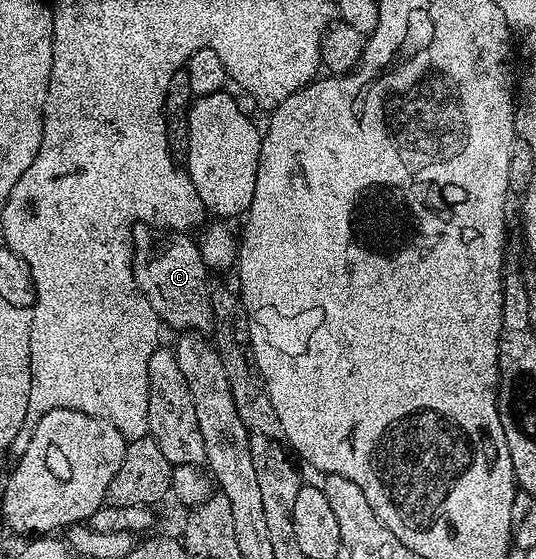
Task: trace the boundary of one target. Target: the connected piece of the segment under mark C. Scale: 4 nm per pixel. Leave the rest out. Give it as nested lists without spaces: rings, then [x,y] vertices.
[[[138,224],[133,229],[133,277],[137,289],[151,302],[151,310],[155,310],[162,325],[169,327],[170,324],[185,332],[208,333],[213,327],[211,272],[201,261],[196,239],[184,232],[172,233],[153,260],[153,232],[148,224]]]

